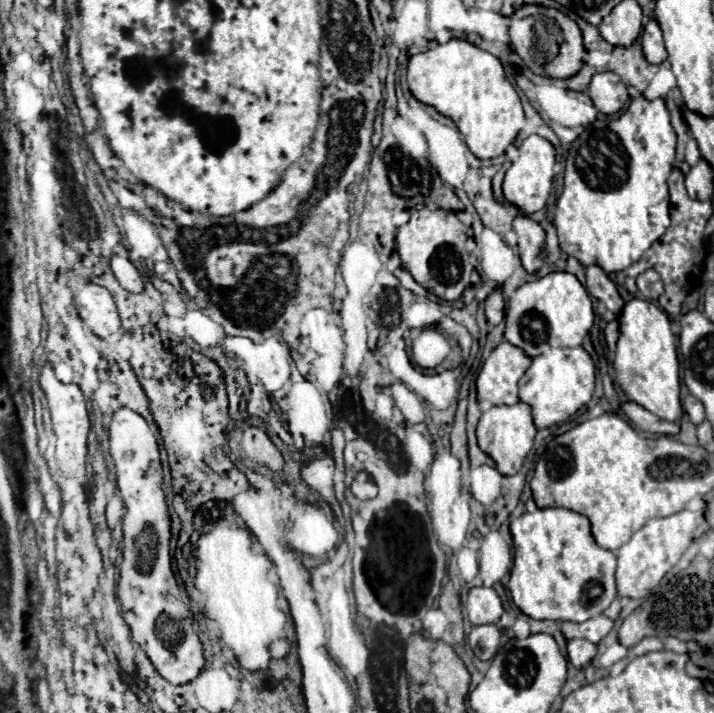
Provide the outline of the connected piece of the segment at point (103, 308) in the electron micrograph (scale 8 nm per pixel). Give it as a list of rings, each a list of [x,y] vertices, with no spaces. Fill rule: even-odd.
[[[86,284],[74,296],[74,304],[82,322],[98,338],[108,338],[110,334],[120,330],[120,316],[116,312],[114,298],[106,288],[98,284]]]

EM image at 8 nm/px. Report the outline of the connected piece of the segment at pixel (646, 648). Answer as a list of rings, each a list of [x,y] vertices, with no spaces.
[[[644,638],[640,640],[640,644],[636,644],[632,648],[632,652],[636,656],[642,656],[642,654],[648,654],[648,652],[654,652],[654,650],[664,650],[664,644],[660,638]]]

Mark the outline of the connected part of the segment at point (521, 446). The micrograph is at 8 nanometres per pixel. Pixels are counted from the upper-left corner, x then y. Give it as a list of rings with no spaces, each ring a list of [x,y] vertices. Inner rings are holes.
[[[518,402],[514,406],[492,406],[480,416],[480,422],[476,428],[480,450],[494,460],[496,470],[504,476],[516,474],[522,468],[524,458],[532,448],[534,434],[536,434],[536,426],[532,424],[532,412],[524,402]]]

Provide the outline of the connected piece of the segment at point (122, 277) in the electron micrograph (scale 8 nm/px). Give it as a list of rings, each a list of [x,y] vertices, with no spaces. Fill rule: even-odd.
[[[112,256],[110,266],[112,266],[112,272],[118,278],[118,282],[120,282],[122,288],[126,288],[130,292],[142,292],[144,290],[142,276],[138,274],[138,270],[132,266],[132,262],[128,258]]]

